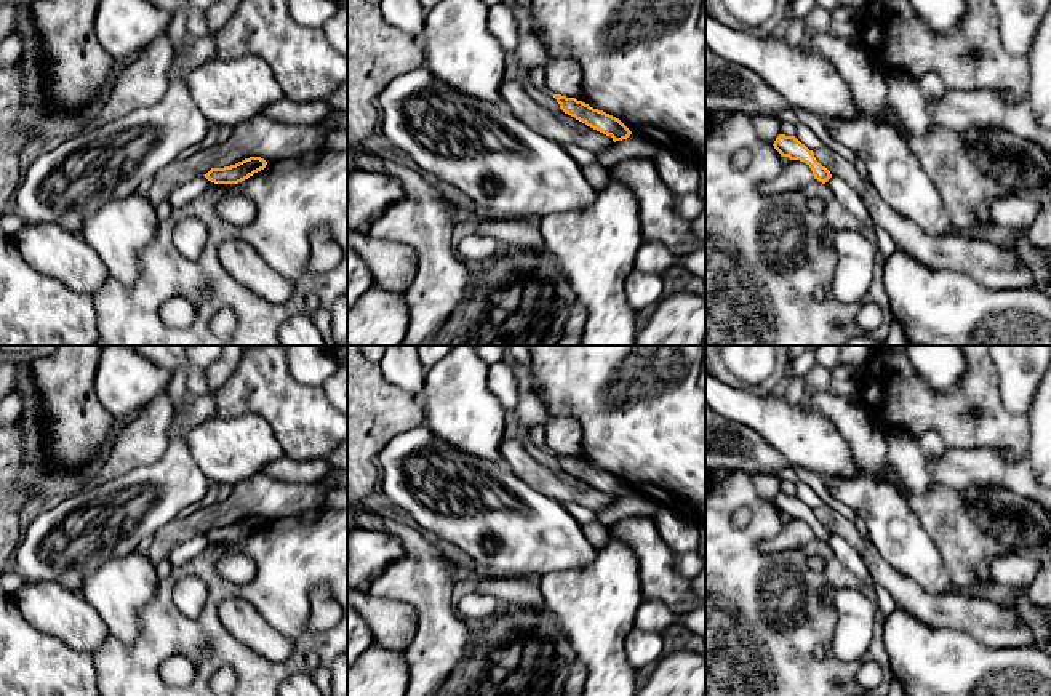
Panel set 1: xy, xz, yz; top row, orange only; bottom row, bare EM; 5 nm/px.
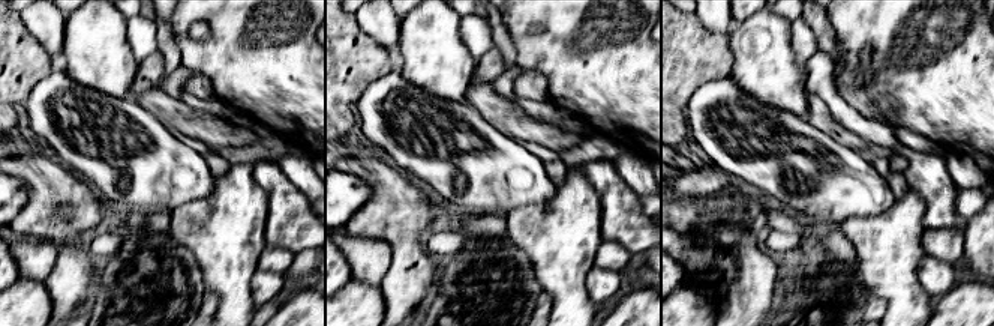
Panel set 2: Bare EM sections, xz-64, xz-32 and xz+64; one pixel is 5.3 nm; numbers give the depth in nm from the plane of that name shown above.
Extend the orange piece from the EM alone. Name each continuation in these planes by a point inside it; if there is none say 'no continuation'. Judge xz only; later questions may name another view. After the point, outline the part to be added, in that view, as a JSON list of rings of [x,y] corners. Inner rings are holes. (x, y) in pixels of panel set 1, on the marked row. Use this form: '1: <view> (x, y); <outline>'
no continuation

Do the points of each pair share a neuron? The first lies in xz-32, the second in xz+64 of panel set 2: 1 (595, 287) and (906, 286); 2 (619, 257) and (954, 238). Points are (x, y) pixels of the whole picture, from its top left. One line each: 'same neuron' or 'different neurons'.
1: different neurons
2: same neuron

